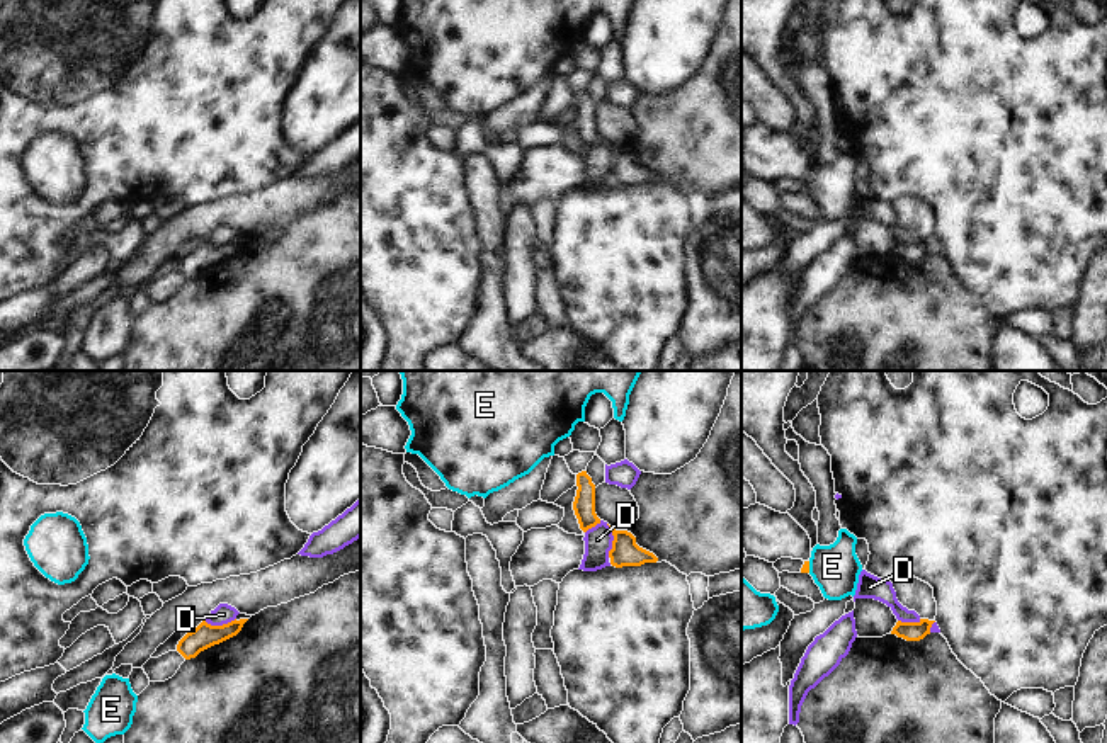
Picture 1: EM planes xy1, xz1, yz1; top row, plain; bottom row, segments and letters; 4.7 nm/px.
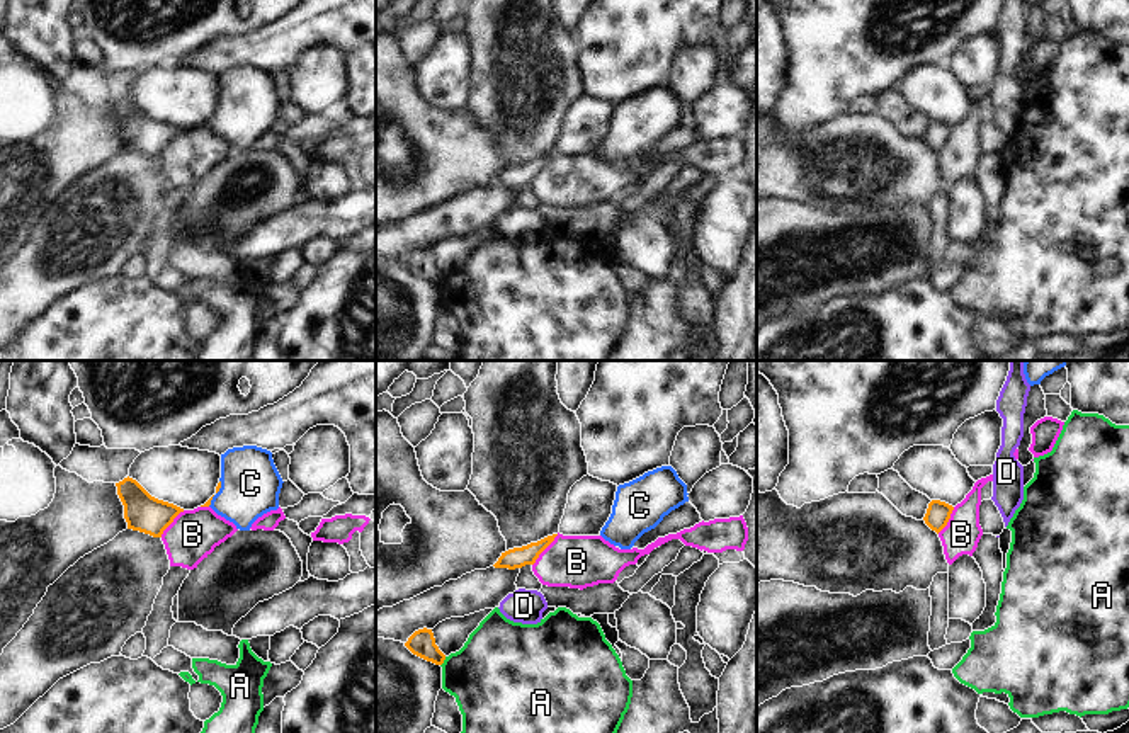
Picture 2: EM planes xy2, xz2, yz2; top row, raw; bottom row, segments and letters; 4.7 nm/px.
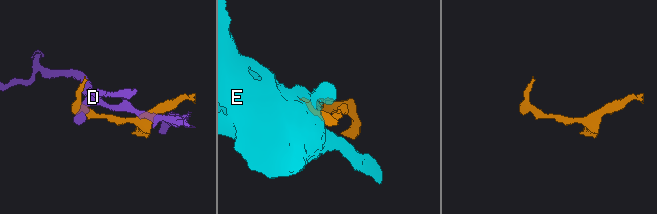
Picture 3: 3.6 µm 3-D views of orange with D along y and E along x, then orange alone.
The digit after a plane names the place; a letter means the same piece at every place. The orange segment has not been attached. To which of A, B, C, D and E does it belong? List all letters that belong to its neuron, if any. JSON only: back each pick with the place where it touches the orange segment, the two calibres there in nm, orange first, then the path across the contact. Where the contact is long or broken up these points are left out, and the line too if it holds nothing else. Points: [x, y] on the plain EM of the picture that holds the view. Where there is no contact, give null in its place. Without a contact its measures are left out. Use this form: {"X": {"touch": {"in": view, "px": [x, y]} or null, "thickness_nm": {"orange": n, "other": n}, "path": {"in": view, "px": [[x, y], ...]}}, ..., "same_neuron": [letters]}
{"C": {"touch": {"in": "xy2", "px": [216, 111]}, "thickness_nm": {"orange": 20, "other": 280}, "path": {"in": "xy2", "px": [[218, 106], [216, 111], [242, 111], [250, 102]]}}, "same_neuron": ["C"]}

